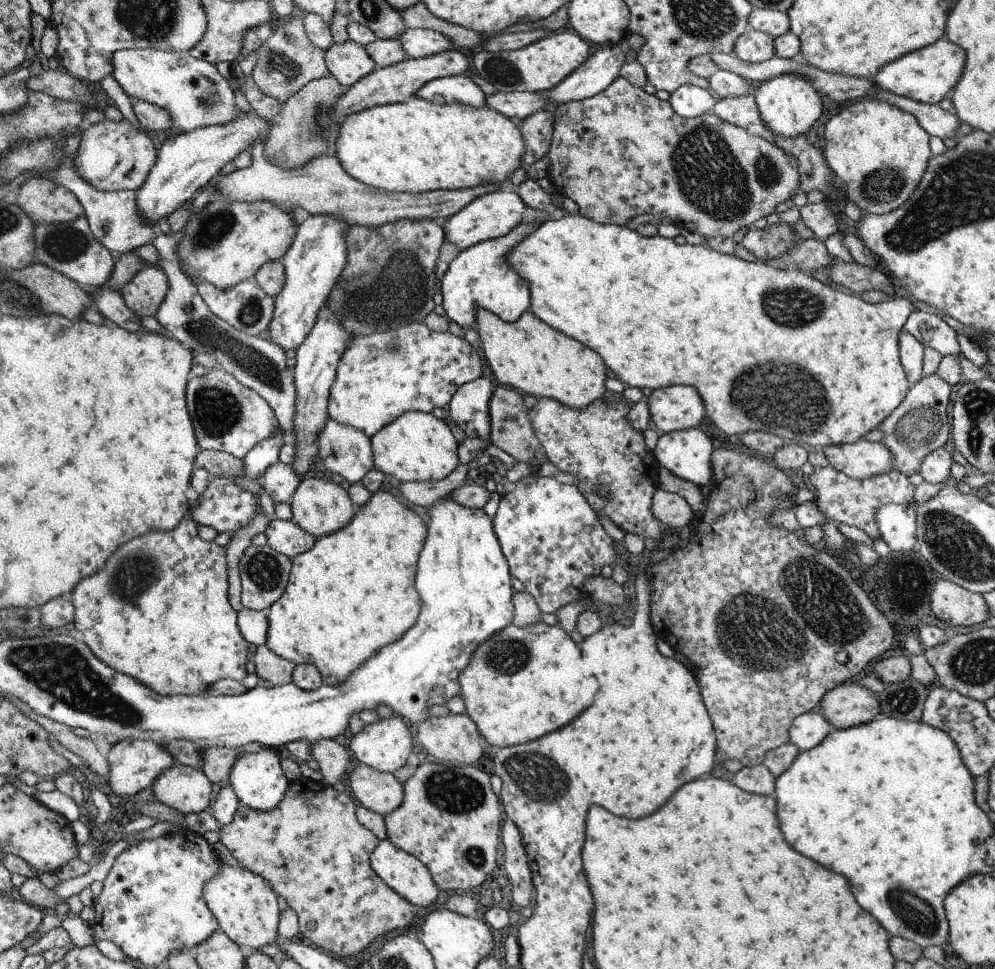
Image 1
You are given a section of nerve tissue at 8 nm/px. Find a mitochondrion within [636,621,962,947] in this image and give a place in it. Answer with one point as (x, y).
(917, 916)

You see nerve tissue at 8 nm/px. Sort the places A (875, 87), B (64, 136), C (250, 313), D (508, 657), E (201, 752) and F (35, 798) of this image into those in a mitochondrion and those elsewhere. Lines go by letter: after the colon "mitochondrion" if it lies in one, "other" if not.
A: other
B: other
C: mitochondrion
D: mitochondrion
E: other
F: other

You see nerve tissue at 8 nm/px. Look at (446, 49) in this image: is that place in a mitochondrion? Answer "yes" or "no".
no

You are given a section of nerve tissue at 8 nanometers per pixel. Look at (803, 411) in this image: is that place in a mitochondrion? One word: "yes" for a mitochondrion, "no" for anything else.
yes

